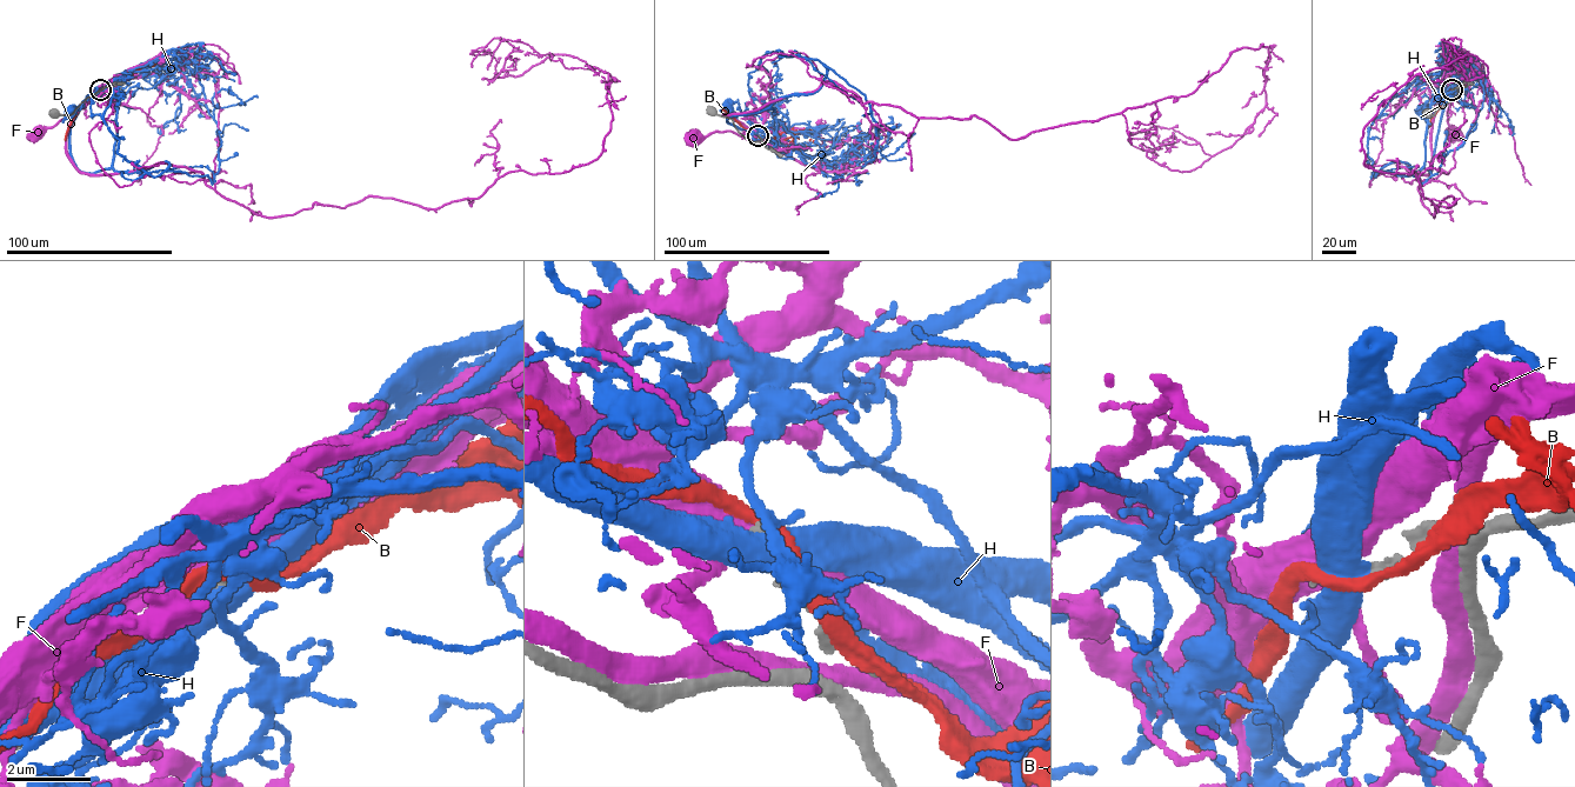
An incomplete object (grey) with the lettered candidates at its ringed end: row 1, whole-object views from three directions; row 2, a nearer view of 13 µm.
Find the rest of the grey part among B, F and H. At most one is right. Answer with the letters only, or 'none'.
none

